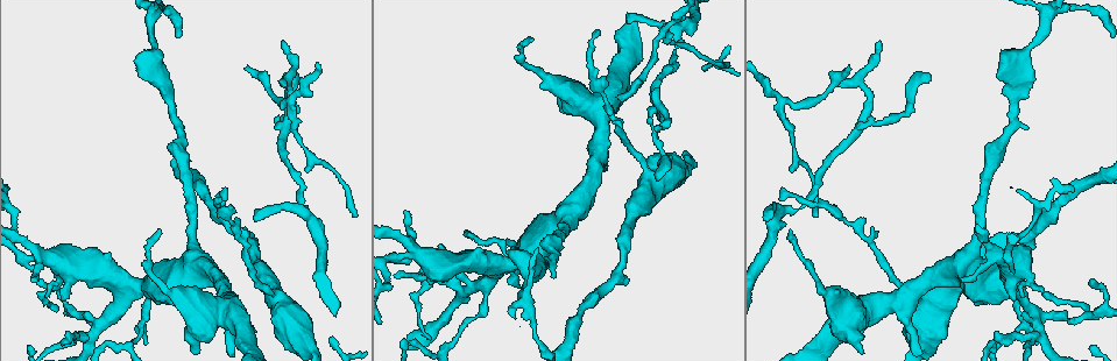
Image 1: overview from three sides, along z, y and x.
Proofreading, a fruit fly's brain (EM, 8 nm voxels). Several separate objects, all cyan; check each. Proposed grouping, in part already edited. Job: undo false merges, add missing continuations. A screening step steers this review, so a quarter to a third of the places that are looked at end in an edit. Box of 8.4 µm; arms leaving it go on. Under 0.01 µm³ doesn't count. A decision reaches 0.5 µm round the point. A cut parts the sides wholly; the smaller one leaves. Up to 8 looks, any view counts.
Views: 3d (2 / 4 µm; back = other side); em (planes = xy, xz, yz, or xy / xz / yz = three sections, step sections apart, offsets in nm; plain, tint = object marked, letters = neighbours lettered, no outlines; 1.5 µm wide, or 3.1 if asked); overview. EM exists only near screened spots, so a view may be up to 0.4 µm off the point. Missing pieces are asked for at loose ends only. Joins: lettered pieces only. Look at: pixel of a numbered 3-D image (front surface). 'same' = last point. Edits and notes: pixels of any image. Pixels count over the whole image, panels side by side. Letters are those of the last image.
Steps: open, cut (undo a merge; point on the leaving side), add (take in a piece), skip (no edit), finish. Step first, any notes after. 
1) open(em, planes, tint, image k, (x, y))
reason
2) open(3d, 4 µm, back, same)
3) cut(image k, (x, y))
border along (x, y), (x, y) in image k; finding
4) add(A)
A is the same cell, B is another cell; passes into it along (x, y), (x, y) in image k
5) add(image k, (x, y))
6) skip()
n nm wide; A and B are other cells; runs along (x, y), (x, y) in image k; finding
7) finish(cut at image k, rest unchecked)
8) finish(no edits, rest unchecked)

open(em, yz, step 4, tint, image 1, (223, 198))

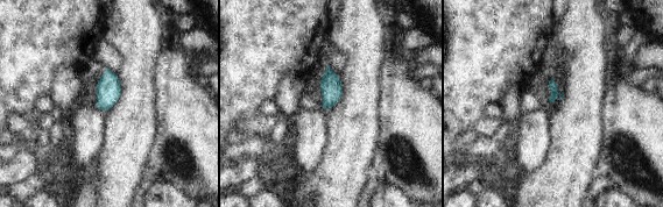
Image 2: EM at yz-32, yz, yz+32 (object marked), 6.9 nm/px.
open(em, xz, step 4, letters, same)

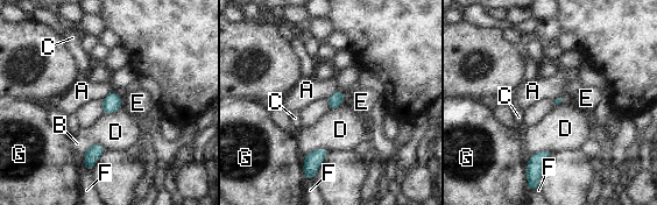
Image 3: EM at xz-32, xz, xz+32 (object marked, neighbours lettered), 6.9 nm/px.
skip()
A, B, C, D, E, F and G are other cells; border along (336, 89), (326, 99) in image 3; no lettered piece goes on from it

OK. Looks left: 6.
open(em, planes, letters, image 1, (845, 69))
branch stops here

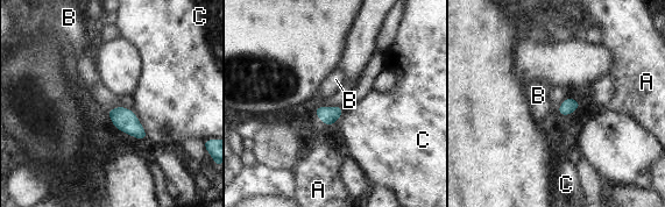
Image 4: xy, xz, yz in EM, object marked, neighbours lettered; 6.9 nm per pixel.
add(A)
C touches over 240 nm; A is the same cell, B and C are other cells; it goes on there

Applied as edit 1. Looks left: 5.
open(em, planes, letters, image 1, (279, 301))
calibre changes

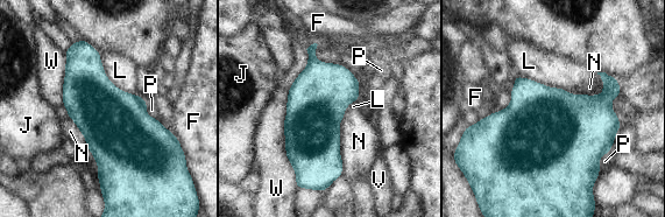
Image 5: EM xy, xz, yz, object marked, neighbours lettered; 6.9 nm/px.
skip()
F, J, L, N, P, V and W are other cells; border along (99, 53), (105, 75), (134, 95) in image 5; continuous, no second neuron

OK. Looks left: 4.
finish(add at image 4, rest unchecked)

